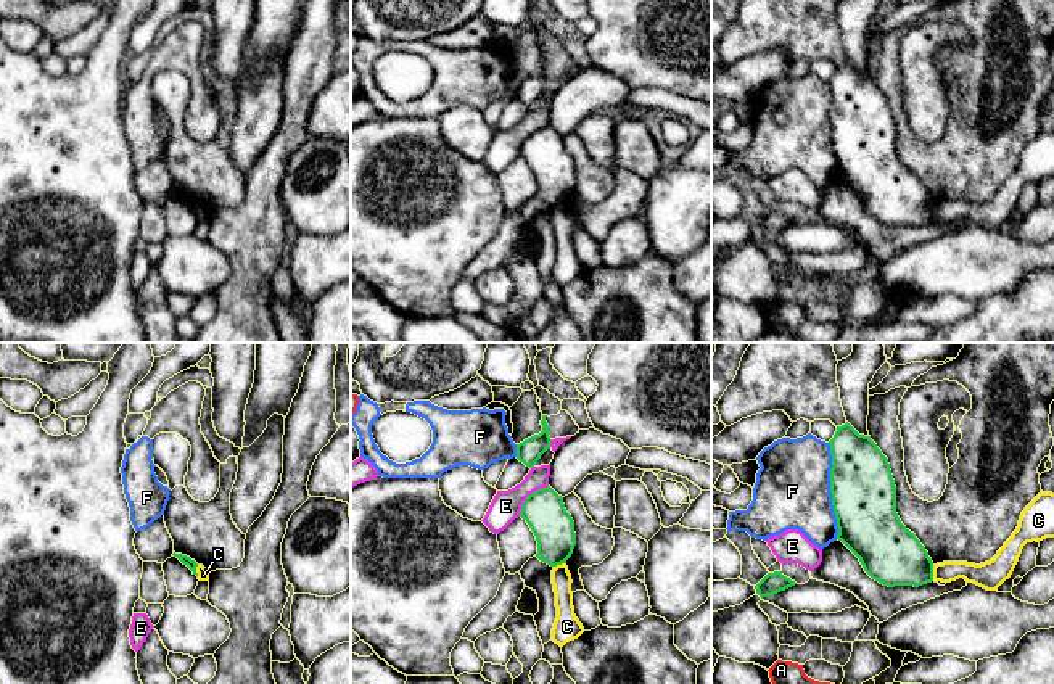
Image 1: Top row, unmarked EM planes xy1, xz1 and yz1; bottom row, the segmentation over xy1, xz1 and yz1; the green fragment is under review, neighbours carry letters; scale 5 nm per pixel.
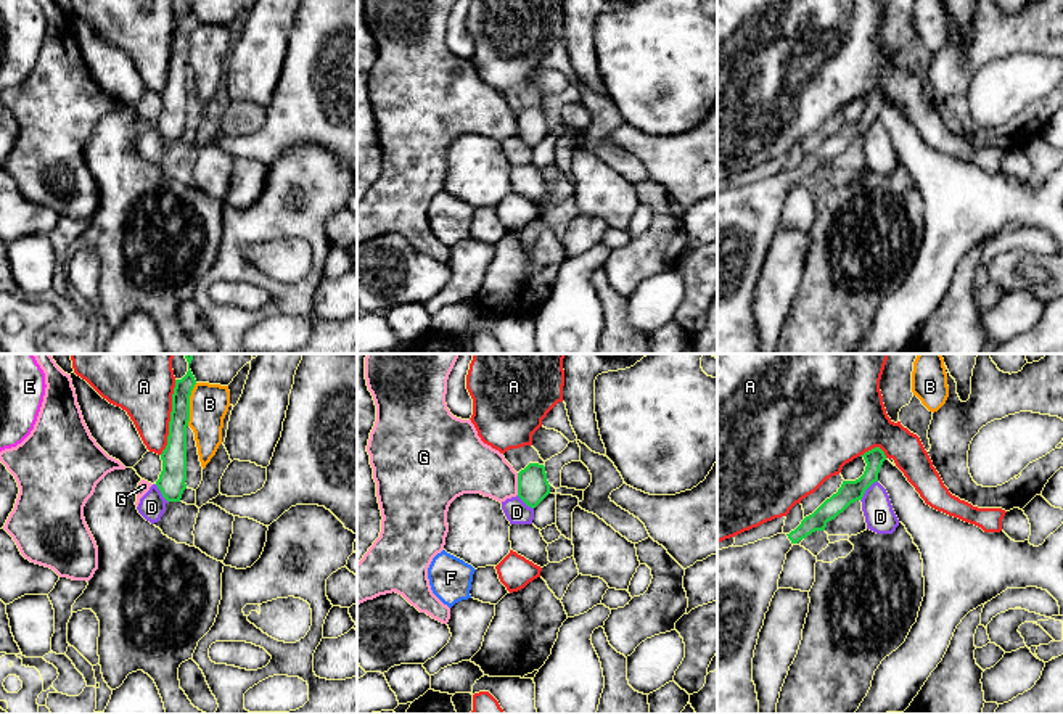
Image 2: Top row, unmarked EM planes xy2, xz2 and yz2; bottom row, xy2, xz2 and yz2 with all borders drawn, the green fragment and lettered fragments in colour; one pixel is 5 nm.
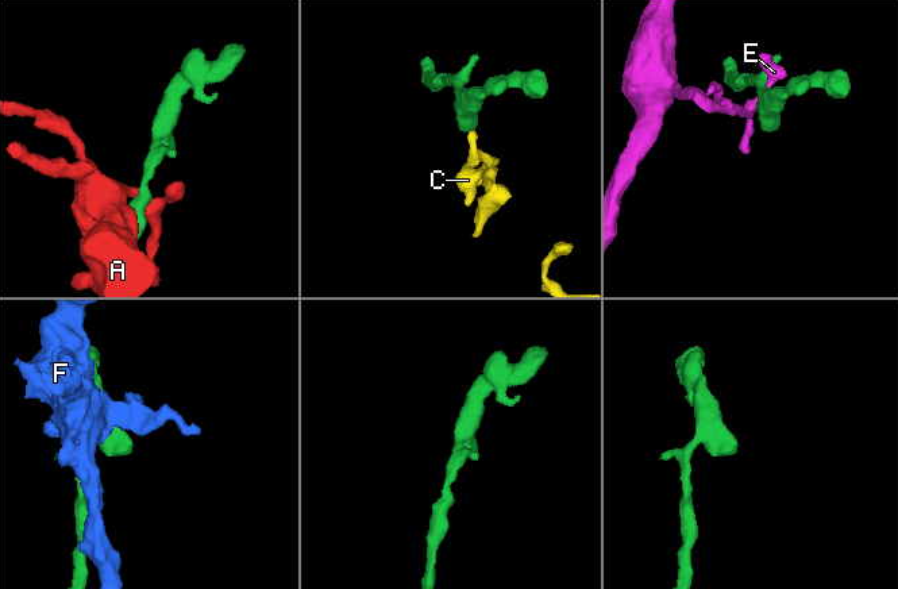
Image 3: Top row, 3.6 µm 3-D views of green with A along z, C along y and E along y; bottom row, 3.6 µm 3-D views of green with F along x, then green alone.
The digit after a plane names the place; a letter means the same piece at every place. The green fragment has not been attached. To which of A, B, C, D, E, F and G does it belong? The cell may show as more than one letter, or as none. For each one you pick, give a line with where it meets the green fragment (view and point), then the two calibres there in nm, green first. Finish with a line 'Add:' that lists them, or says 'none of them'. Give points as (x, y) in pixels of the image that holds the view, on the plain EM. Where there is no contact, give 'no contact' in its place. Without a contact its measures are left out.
Add: none of them

